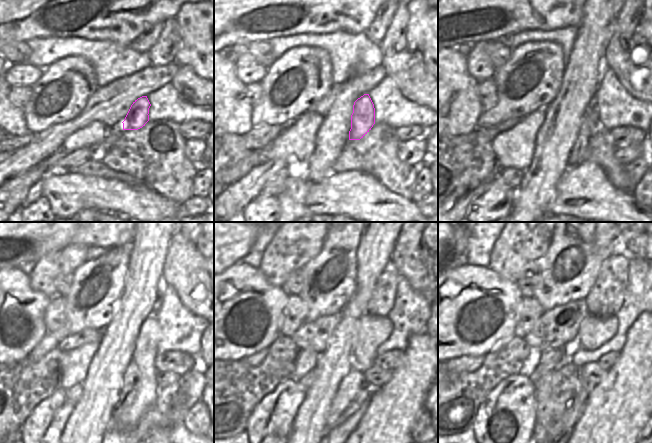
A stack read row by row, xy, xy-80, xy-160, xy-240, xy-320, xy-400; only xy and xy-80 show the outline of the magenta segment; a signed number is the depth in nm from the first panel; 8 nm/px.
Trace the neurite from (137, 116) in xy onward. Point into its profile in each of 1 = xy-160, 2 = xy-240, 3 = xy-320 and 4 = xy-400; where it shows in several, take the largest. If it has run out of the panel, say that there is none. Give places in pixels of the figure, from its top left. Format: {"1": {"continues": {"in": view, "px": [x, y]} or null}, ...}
{"1": {"continues": {"in": "xy-160", "px": [590, 122]}}, "2": {"continues": {"in": "xy-240", "px": [130, 385]}}, "3": {"continues": {"in": "xy-320", "px": [355, 384]}}, "4": {"continues": {"in": "xy-400", "px": [572, 374]}}}

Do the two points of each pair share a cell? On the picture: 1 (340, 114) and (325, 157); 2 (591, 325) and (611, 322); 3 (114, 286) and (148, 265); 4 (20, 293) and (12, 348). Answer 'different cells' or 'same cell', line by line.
1: same cell
2: same cell
3: different cells
4: same cell

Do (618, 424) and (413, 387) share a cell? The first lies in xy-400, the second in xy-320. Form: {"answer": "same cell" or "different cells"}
{"answer": "same cell"}

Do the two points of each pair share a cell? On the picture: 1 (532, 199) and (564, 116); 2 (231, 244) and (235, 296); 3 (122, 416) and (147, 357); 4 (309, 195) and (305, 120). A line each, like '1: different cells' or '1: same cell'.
1: same cell
2: different cells
3: same cell
4: different cells

